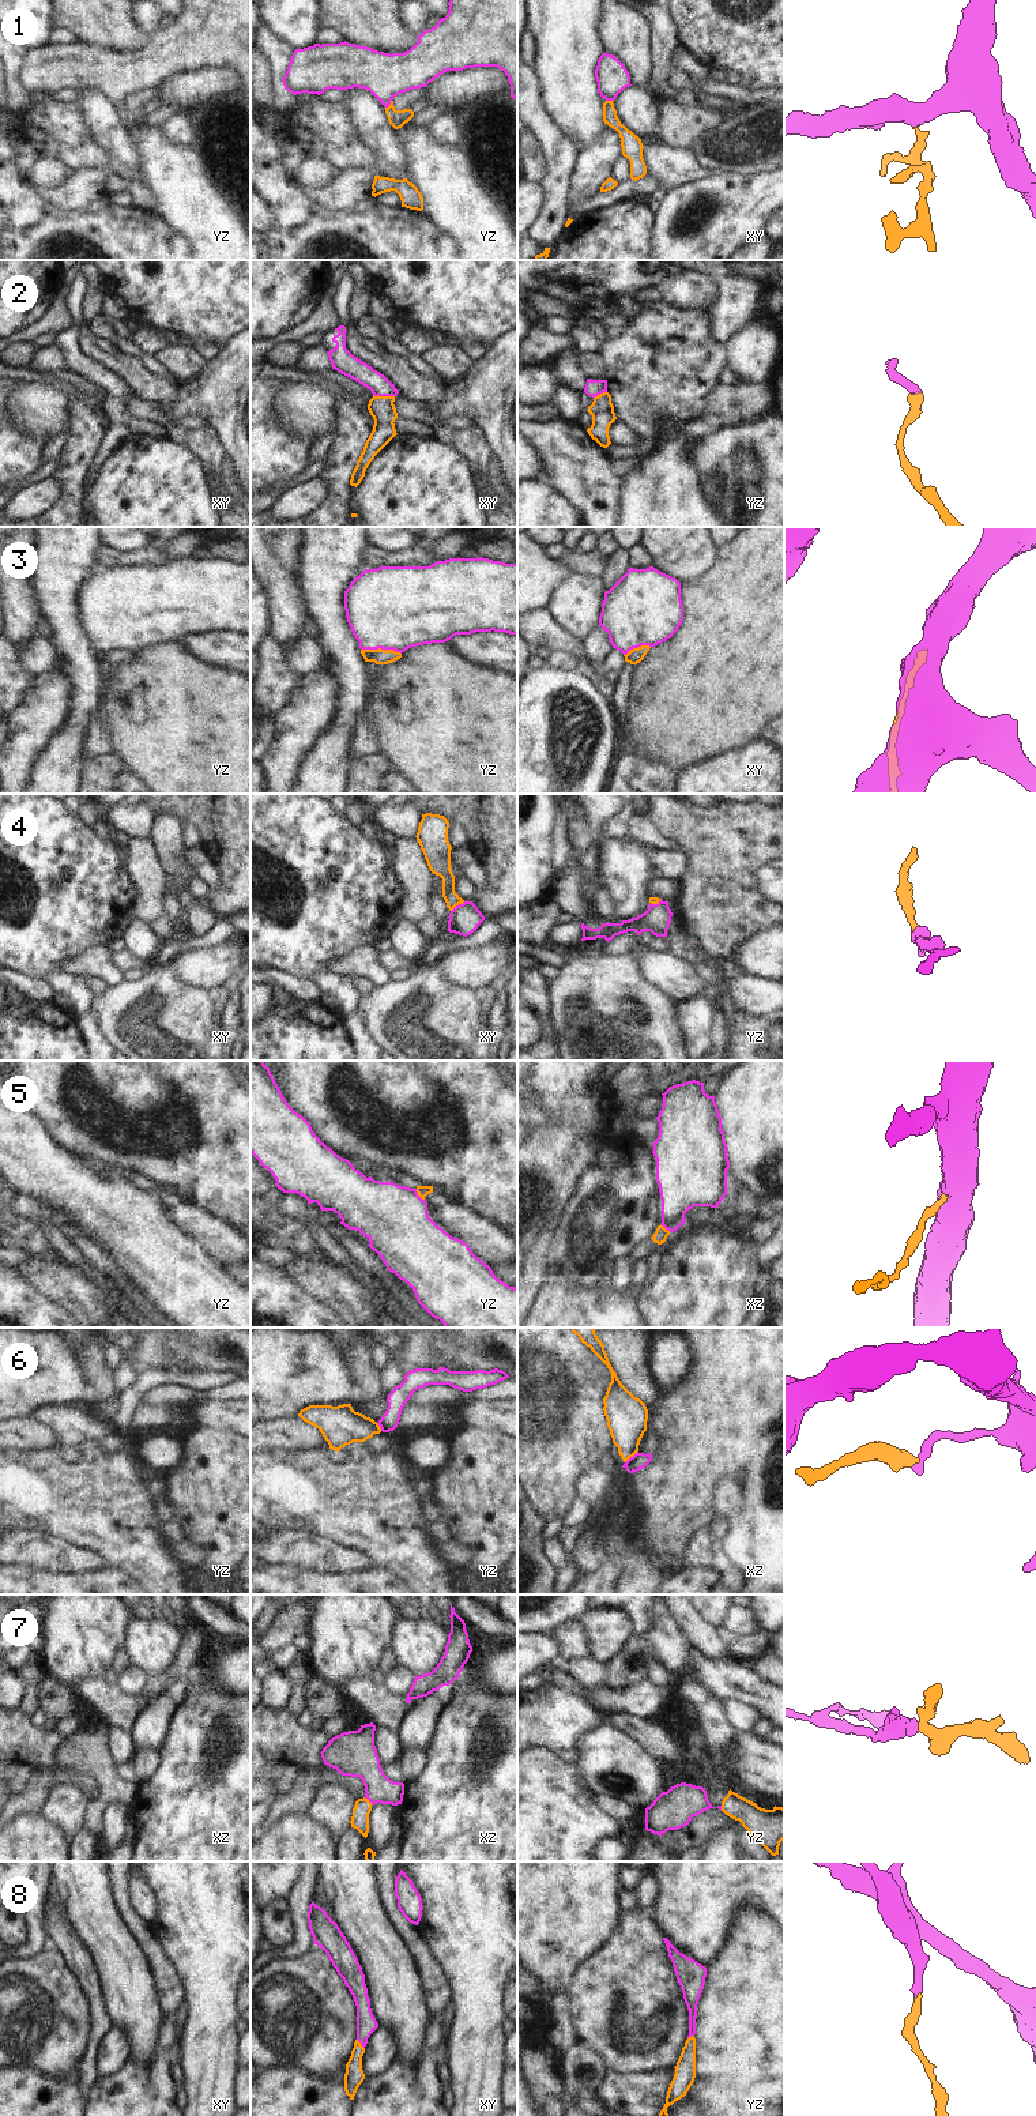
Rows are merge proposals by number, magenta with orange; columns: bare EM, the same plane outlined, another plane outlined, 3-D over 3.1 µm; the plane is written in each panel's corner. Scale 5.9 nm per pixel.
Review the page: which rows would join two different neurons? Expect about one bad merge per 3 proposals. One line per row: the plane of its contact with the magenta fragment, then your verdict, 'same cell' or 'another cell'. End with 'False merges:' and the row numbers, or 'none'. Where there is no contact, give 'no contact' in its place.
1: contact in yz; same cell
2: contact in xy; same cell
3: contact in yz; another cell
4: contact in xy; same cell
5: contact in yz; same cell
6: contact in xz; another cell
7: contact in xz; same cell
8: contact in xy; same cell
False merges: 3, 6

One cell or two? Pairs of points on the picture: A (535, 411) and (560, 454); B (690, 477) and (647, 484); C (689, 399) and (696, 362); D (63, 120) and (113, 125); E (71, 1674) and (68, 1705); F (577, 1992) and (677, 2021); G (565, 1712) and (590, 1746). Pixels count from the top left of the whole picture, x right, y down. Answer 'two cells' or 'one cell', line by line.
A: two cells
B: one cell
C: one cell
D: two cells
E: two cells
F: one cell
G: two cells

